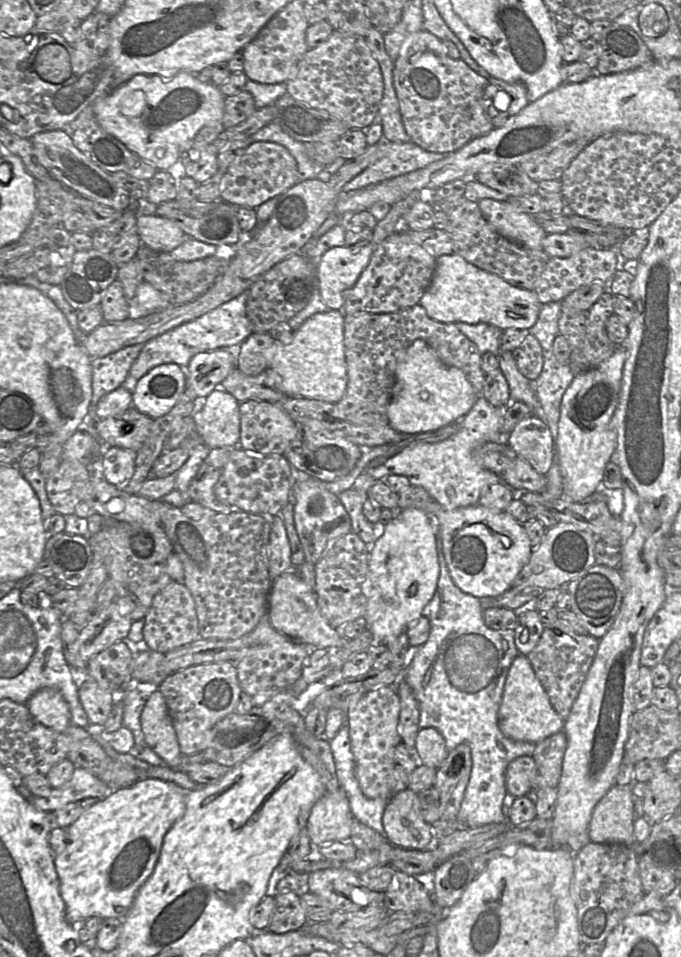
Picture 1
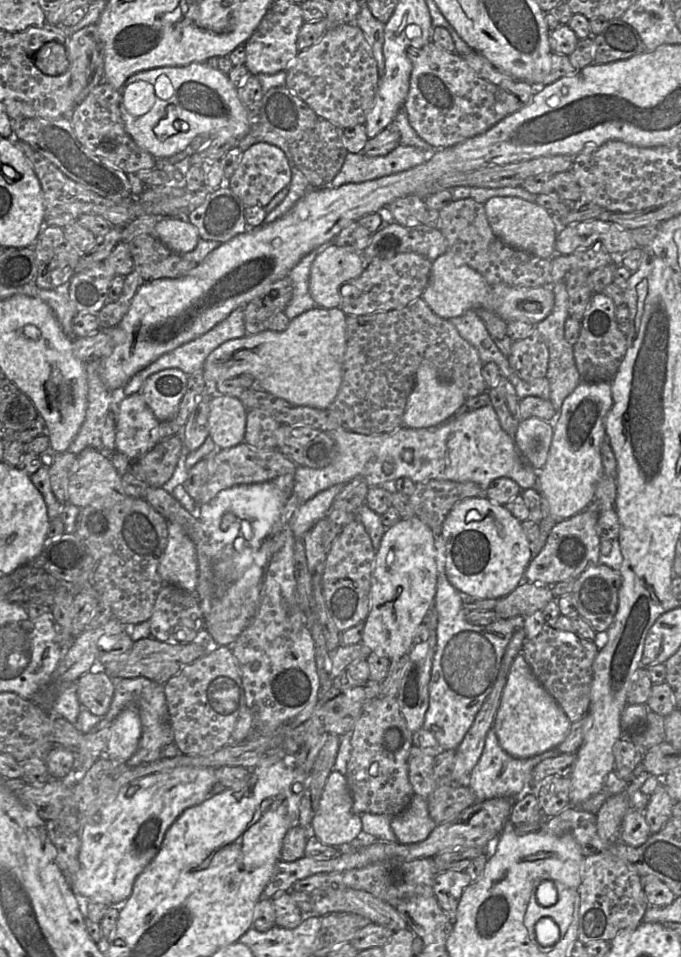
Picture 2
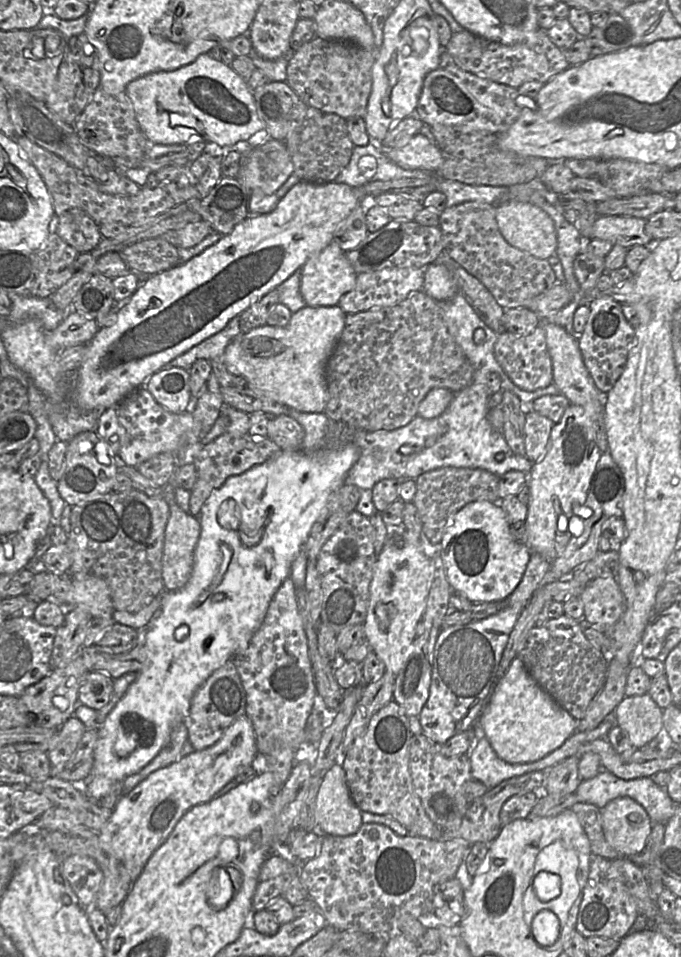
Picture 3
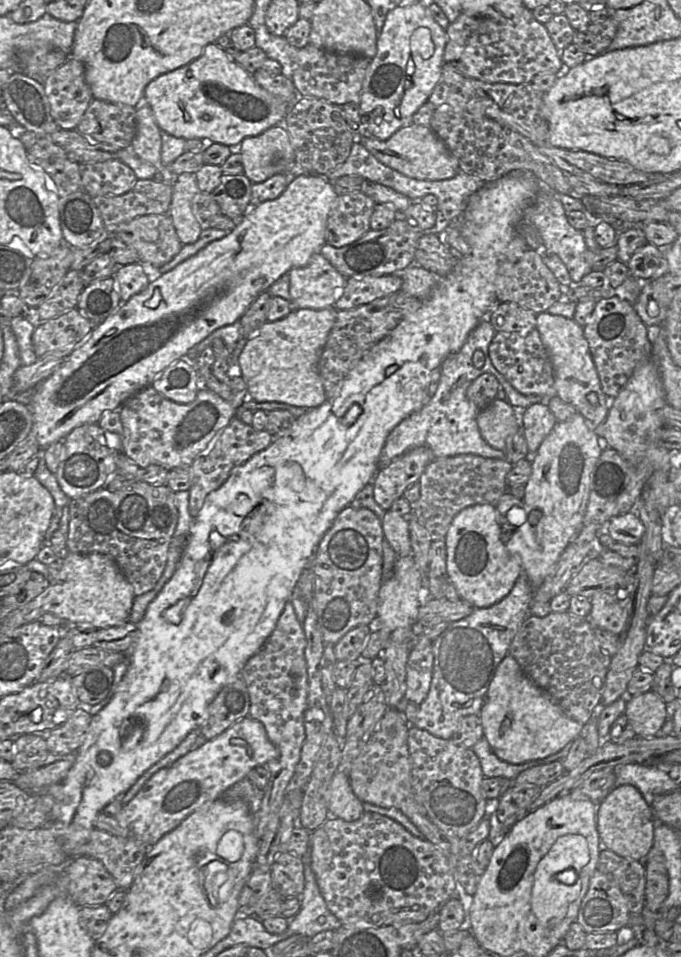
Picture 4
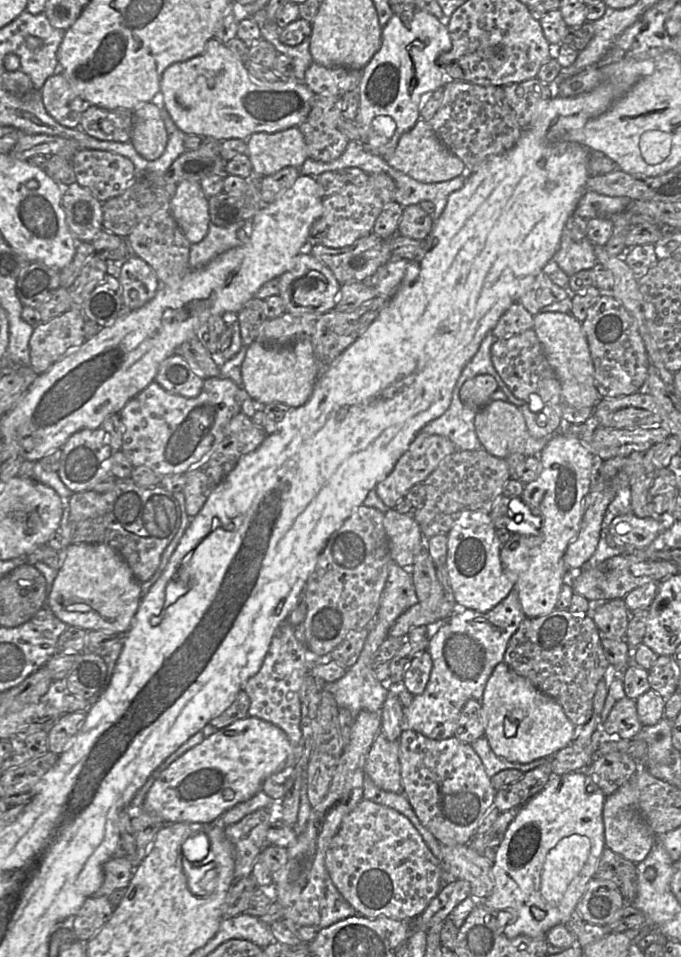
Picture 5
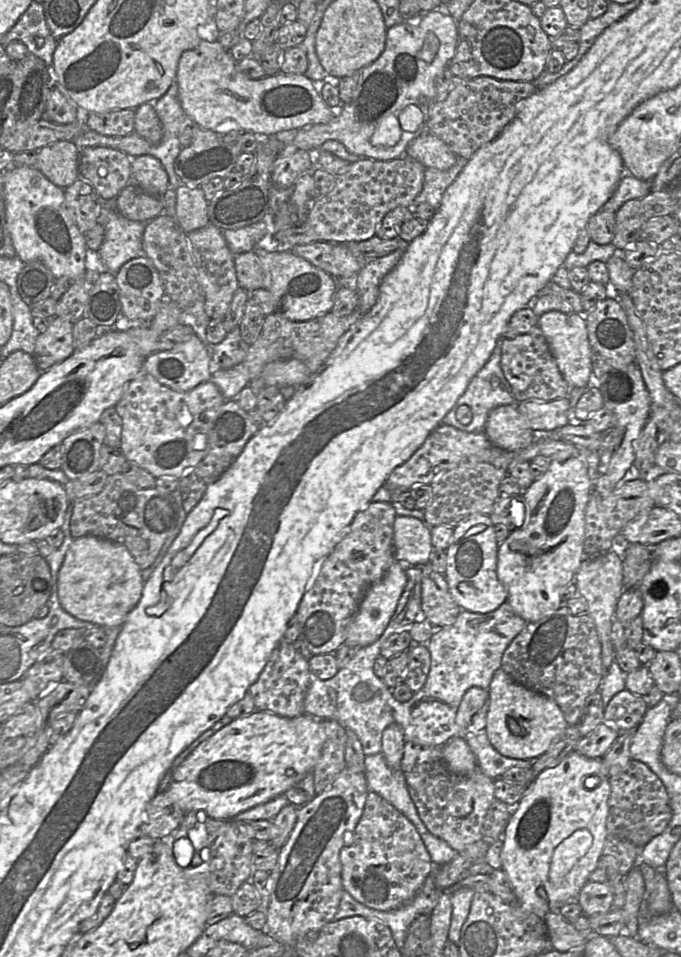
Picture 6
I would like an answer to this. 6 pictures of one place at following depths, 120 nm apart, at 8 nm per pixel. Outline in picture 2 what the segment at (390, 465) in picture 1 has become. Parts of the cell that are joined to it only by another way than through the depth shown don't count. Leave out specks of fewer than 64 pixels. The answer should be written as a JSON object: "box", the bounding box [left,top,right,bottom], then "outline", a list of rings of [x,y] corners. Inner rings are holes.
{"box":[284,404,538,525],"outline":[[[492,404],[468,411],[456,419],[428,428],[401,426],[394,432],[378,435],[354,433],[344,428],[338,428],[327,433],[330,434],[336,444],[337,455],[332,463],[321,469],[297,466],[294,476],[294,488],[284,507],[285,524],[289,525],[292,512],[298,505],[331,486],[346,484],[354,478],[362,478],[369,487],[391,486],[397,479],[403,477],[411,479],[414,483],[423,483],[430,480],[475,482],[486,491],[494,479],[508,477],[514,480],[521,490],[537,487],[538,472],[524,459],[513,438],[502,429]],[[383,463],[392,464],[393,471],[389,474],[384,473]]]}

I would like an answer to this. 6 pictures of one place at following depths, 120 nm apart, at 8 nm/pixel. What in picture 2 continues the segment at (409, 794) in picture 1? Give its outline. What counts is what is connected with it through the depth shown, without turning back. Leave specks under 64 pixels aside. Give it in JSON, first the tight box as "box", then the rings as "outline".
{"box":[390,794,437,845],"outline":[[[414,794],[409,805],[391,817],[390,825],[397,842],[410,845],[425,840],[437,824],[429,816],[427,799]]]}

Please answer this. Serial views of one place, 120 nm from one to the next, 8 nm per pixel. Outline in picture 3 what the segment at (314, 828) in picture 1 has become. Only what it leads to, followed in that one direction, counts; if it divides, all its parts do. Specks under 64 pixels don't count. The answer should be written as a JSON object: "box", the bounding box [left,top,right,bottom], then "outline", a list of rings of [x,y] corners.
{"box":[317,764,362,835],"outline":[[[333,764],[326,772],[317,794],[317,829],[325,835],[353,835],[362,825],[361,812],[351,798],[342,765]]]}

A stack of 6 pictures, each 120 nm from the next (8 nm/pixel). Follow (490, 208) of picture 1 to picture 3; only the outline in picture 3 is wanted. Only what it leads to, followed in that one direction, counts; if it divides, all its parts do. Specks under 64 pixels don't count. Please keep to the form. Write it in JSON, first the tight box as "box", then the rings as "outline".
{"box":[496,200,557,259],"outline":[[[504,200],[496,205],[499,231],[513,247],[539,259],[549,259],[556,254],[557,235],[553,220],[540,207],[518,200]]]}

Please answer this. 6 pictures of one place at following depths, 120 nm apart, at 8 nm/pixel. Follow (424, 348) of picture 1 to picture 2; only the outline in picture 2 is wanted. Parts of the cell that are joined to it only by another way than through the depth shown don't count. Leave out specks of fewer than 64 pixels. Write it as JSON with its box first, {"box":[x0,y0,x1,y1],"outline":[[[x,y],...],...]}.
{"box":[403,360,467,428],"outline":[[[423,360],[416,372],[416,383],[408,397],[403,414],[403,426],[408,428],[428,428],[447,421],[467,400],[460,387],[439,378],[435,366]]]}

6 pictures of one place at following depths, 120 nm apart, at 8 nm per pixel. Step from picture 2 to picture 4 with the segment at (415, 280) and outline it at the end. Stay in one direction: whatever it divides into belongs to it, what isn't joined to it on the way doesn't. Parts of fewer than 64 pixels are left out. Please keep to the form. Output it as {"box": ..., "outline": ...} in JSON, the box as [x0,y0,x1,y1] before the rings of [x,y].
{"box":[335,274,402,310],"outline":[[[392,274],[380,277],[347,278],[345,289],[335,303],[335,308],[337,310],[350,310],[369,304],[376,299],[399,292],[402,283],[401,277]]]}

